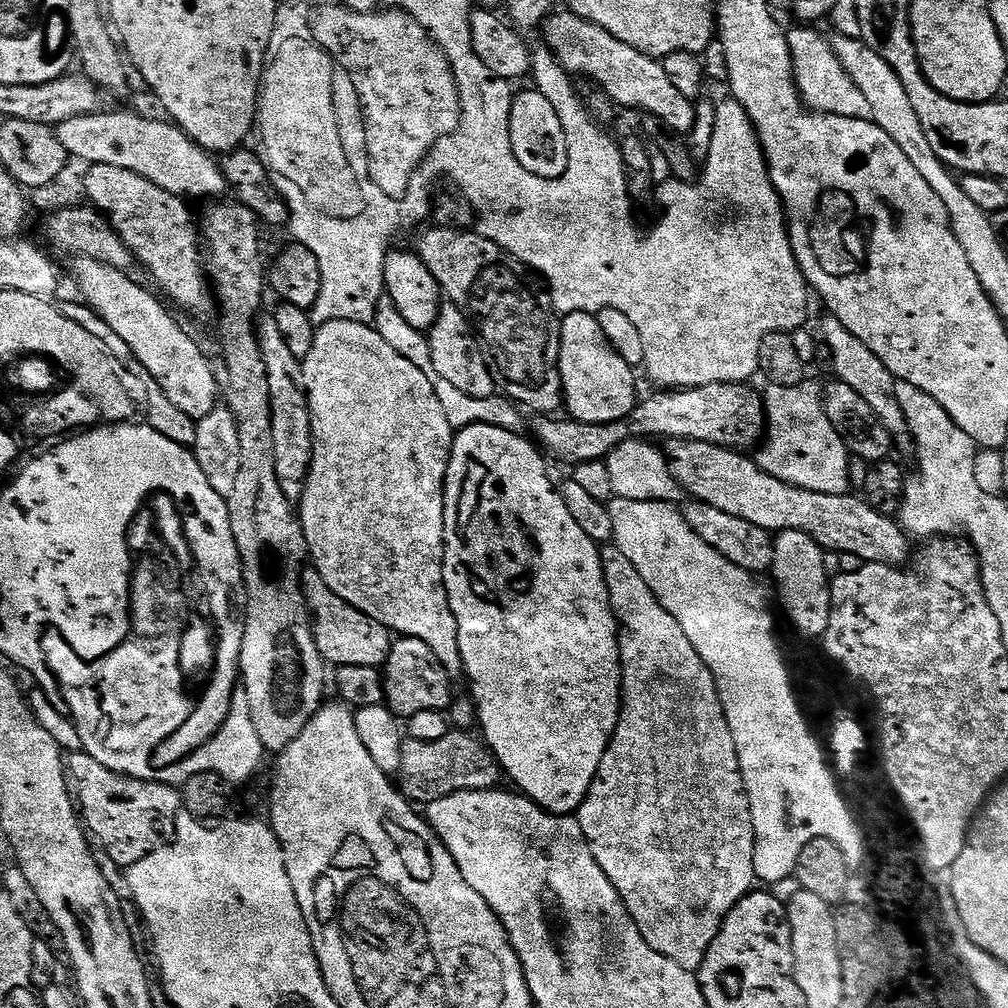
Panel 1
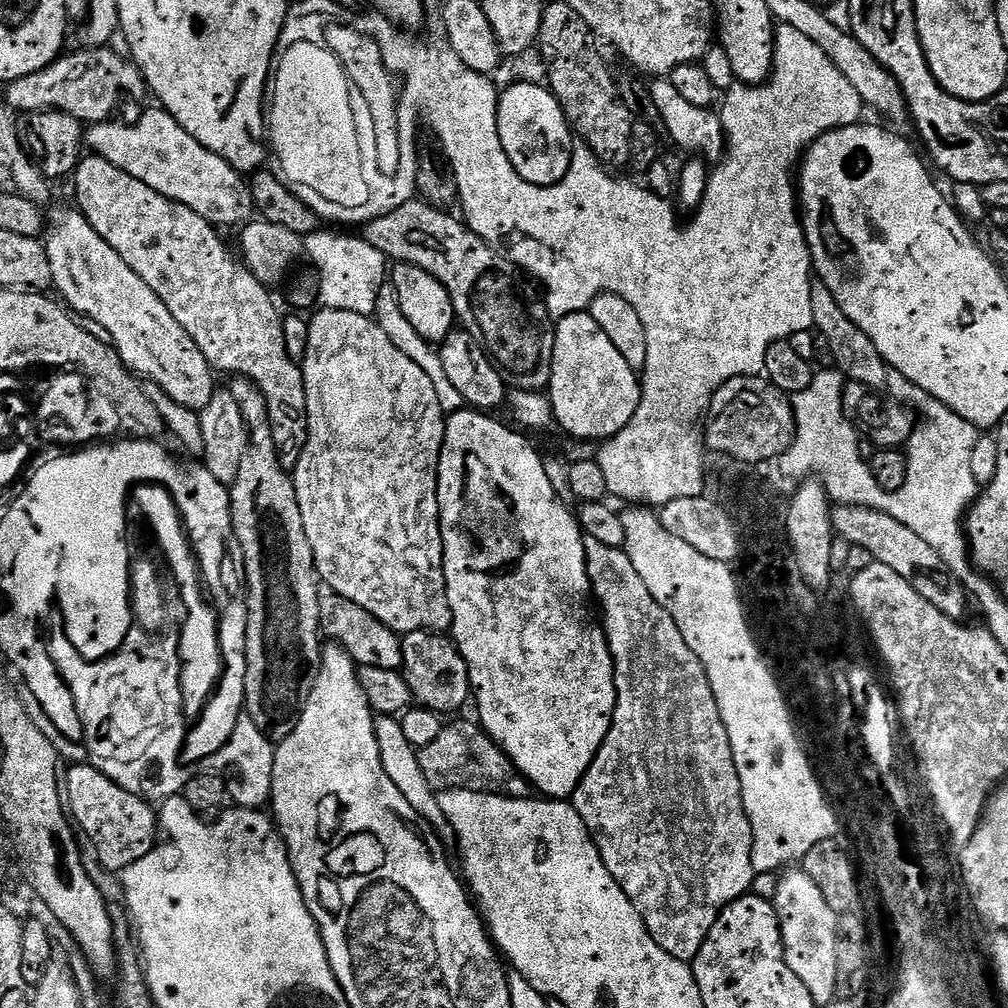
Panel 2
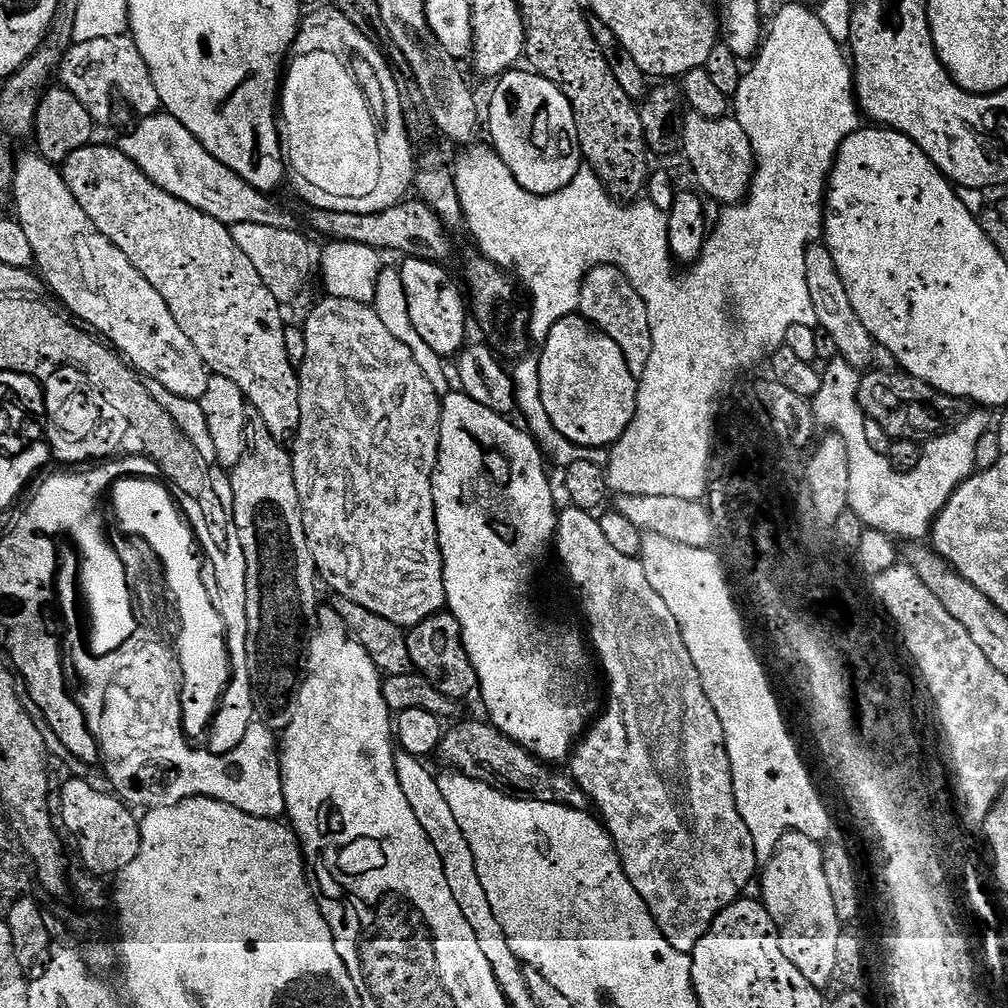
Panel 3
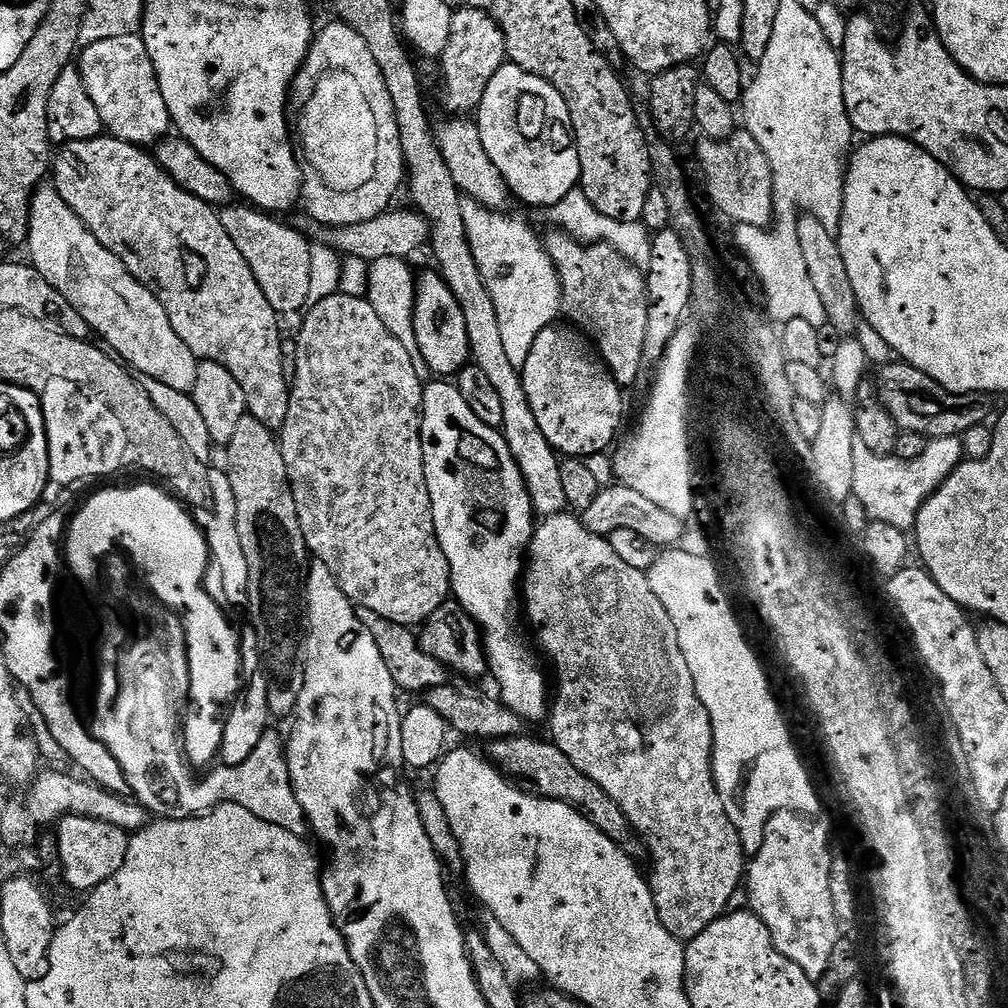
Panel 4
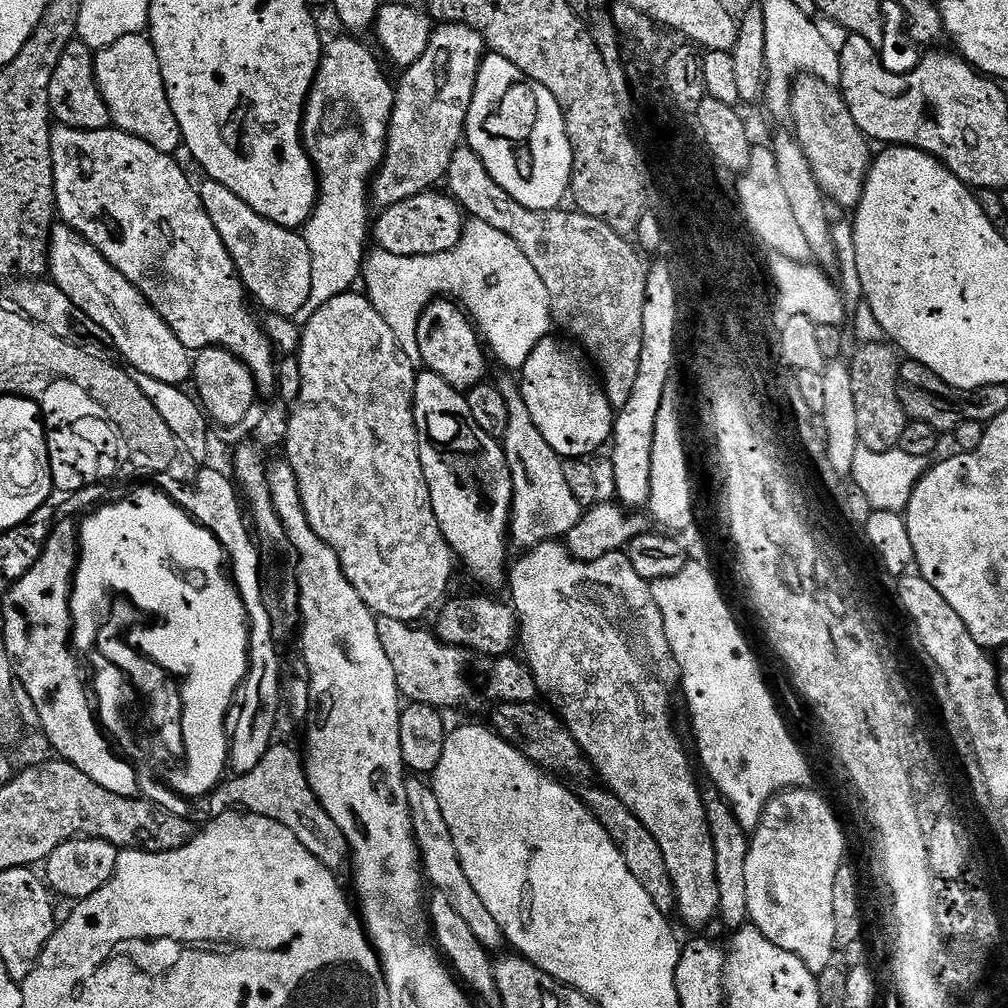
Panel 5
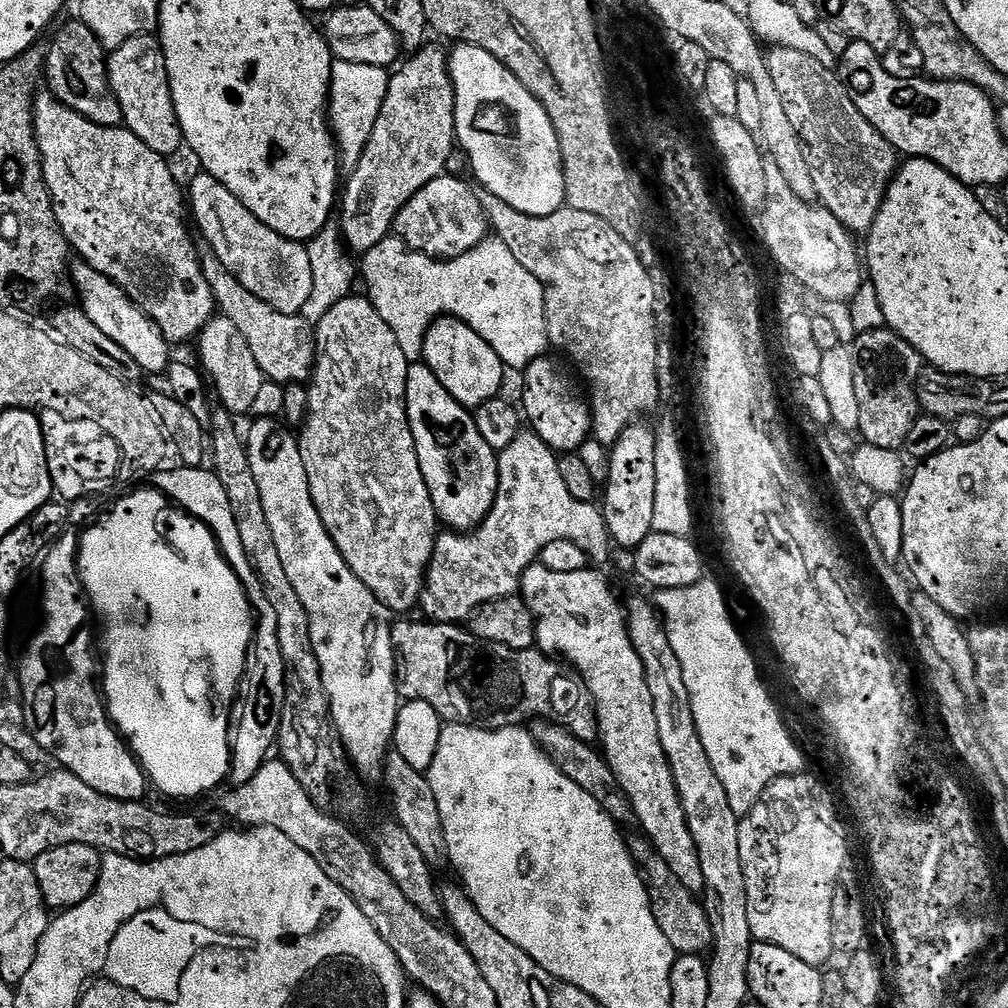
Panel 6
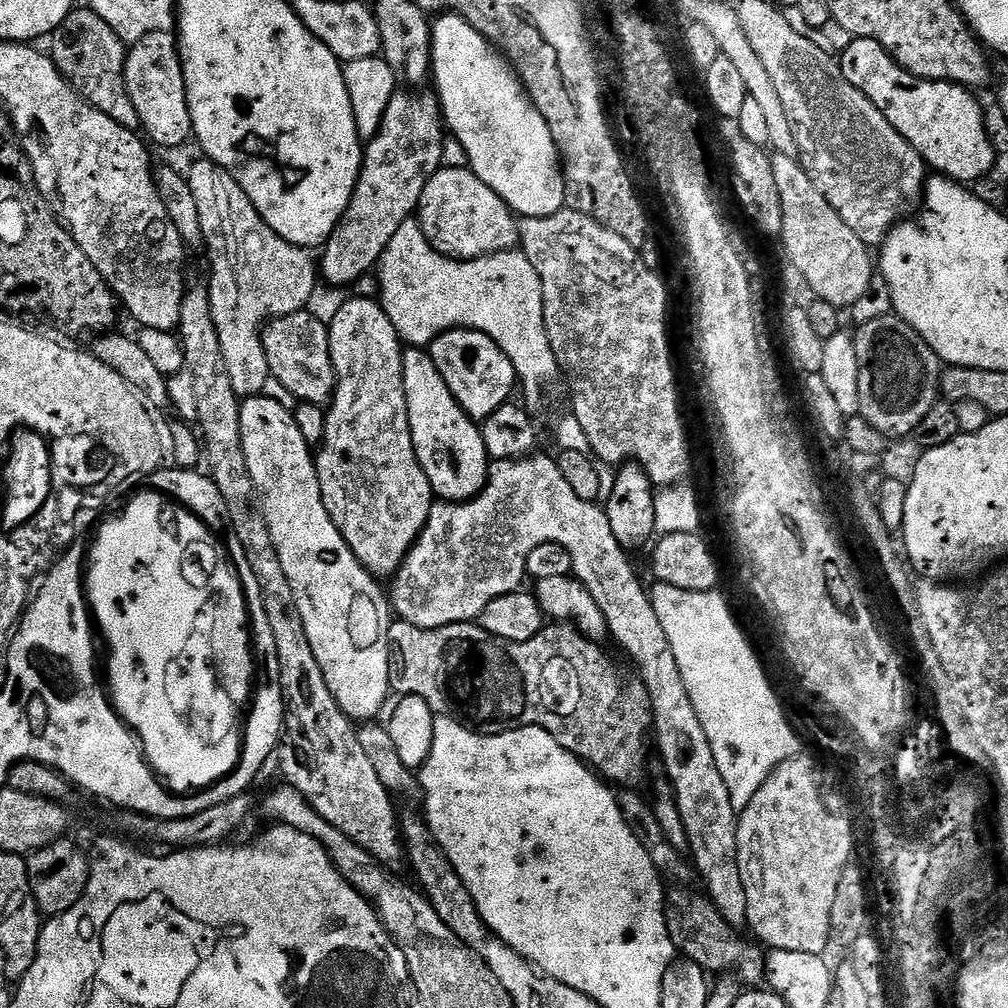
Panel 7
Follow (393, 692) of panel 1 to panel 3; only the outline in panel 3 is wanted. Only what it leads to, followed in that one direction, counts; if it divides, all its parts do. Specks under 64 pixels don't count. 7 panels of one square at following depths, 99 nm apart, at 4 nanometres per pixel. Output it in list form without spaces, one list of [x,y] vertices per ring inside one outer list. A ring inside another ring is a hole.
[[[447,610],[437,612],[436,615],[407,629],[406,635],[413,669],[419,675],[425,676],[439,692],[446,694],[446,698],[464,702],[471,692],[473,695],[477,691],[476,671],[464,649],[458,618],[454,618],[451,612]]]

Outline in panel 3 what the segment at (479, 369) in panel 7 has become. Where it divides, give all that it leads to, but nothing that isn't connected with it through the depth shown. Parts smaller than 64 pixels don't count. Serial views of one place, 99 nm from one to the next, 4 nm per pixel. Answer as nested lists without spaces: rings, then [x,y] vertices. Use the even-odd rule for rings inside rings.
[[[417,256],[407,257],[399,262],[401,264],[398,279],[402,282],[402,290],[406,294],[406,306],[412,328],[418,330],[425,349],[433,357],[452,355],[455,357],[465,347],[464,335],[468,332],[468,324],[470,328],[466,296],[461,285],[459,283],[456,285],[452,281],[452,276],[444,269],[443,263],[423,260]]]

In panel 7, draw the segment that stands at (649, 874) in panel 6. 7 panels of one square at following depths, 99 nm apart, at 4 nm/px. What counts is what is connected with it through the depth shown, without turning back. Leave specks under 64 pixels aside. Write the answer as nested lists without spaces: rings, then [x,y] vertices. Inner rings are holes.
[[[672,892],[667,893],[664,902],[664,917],[666,918],[666,926],[668,933],[672,939],[672,945],[676,948],[677,953],[683,959],[690,961],[692,964],[703,968],[705,973],[720,972],[716,974],[732,974],[728,972],[736,972],[735,979],[744,986],[760,986],[766,980],[766,952],[759,943],[751,942],[747,944],[742,940],[737,931],[729,927],[728,923],[718,914],[718,910],[714,907],[707,895],[691,896],[688,892]]]

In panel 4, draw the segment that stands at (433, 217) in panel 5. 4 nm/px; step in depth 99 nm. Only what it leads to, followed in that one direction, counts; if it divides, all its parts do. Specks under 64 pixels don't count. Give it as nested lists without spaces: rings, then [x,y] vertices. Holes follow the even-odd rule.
[[[389,210],[380,216],[369,220],[363,220],[357,224],[347,224],[341,228],[333,228],[331,225],[319,224],[313,216],[301,214],[293,215],[290,223],[293,228],[303,232],[305,236],[313,241],[321,242],[341,257],[354,260],[366,260],[369,262],[400,262],[404,256],[412,256],[420,247],[427,245],[430,240],[430,227],[428,219],[421,216],[415,210],[409,212],[395,212]]]

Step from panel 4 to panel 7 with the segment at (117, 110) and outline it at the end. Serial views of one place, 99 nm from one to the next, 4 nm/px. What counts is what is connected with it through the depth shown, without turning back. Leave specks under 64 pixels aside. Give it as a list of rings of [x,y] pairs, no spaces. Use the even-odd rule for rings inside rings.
[[[172,32],[152,34],[127,49],[124,57],[124,81],[130,102],[134,104],[134,110],[140,119],[140,128],[149,141],[152,139],[160,148],[180,148],[190,140],[192,119],[184,89],[184,70],[180,67],[178,40]]]

